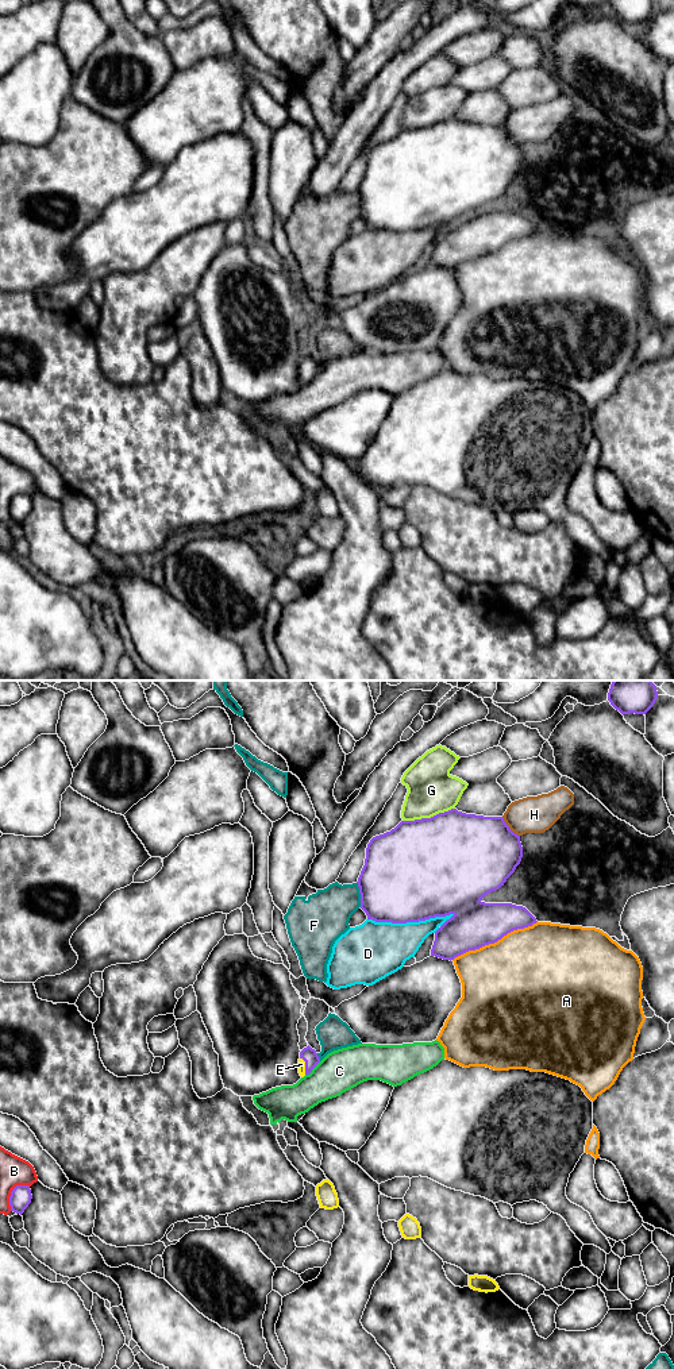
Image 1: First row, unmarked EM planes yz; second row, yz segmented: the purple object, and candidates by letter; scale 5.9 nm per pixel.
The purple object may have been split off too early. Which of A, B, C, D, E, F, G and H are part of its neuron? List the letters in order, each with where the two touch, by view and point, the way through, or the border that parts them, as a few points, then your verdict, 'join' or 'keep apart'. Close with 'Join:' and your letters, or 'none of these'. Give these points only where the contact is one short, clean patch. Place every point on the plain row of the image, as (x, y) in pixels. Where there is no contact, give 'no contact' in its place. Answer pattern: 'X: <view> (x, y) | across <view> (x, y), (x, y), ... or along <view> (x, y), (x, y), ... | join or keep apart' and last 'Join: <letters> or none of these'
A: yz (495, 250) | keep apart
B: yz (11, 501) | keep apart
C: yz (312, 377) | along yz (320, 370), (305, 384) | keep apart
D: yz (411, 230) | keep apart
E: yz (305, 374) | across yz (308, 363), (305, 374), (301, 373) | join
F: yz (359, 201) | keep apart
G: yz (428, 127) | keep apart
H: yz (508, 137) | keep apart
Join: E

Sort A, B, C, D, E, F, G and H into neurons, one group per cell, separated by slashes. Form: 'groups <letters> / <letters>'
groups A / B / C / D / E / F / G H

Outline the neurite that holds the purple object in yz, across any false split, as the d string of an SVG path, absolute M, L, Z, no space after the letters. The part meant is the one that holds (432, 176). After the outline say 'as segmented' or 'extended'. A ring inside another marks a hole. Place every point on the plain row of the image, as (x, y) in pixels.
M451 117L431 127L401 130L367 153L365 174L357 190L361 217L367 228L392 232L451 223L435 240L431 258L431 265L451 270L538 231L523 215L481 209L504 194L521 166L520 144L509 138L502 126L466 123Z; as segmented

